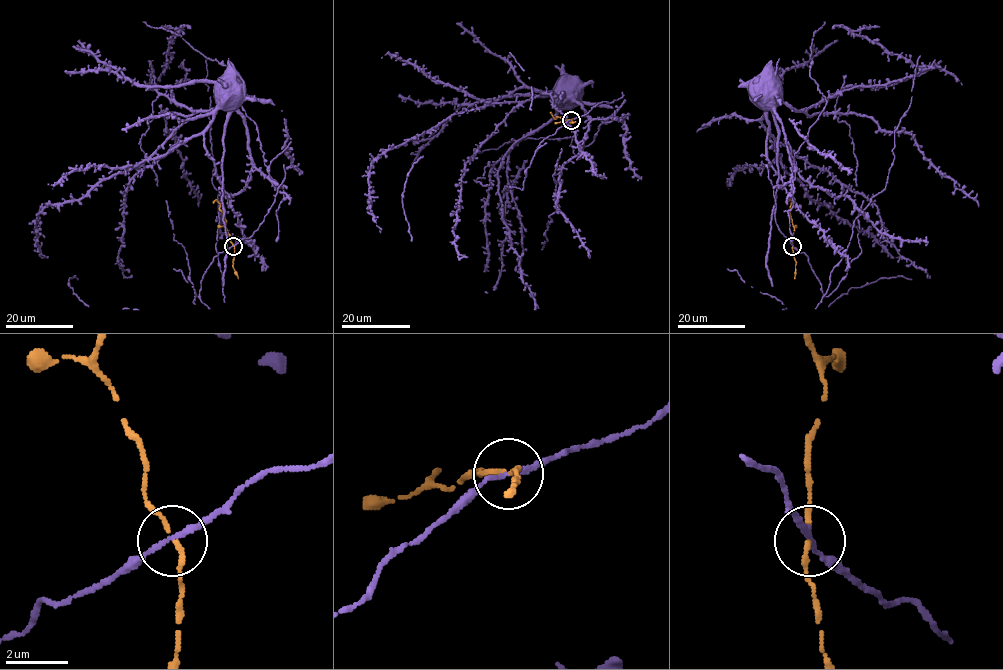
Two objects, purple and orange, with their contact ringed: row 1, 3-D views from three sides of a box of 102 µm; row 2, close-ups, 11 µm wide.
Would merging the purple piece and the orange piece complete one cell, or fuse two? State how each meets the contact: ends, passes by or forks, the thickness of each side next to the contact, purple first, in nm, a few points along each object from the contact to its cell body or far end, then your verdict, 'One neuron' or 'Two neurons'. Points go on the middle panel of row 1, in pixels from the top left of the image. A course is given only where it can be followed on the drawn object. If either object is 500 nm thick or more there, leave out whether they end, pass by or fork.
At the ring purple passes by. At the ring orange passes by. Thickness 150 nm (purple) against 140 nm. Course of purple: (571, 120), (598, 102), (623, 101), (611, 116), (592, 119), (569, 91), (562, 97). Course of orange: (571, 120), (564, 121), (557, 116), (555, 119), (550, 112). One neuron

